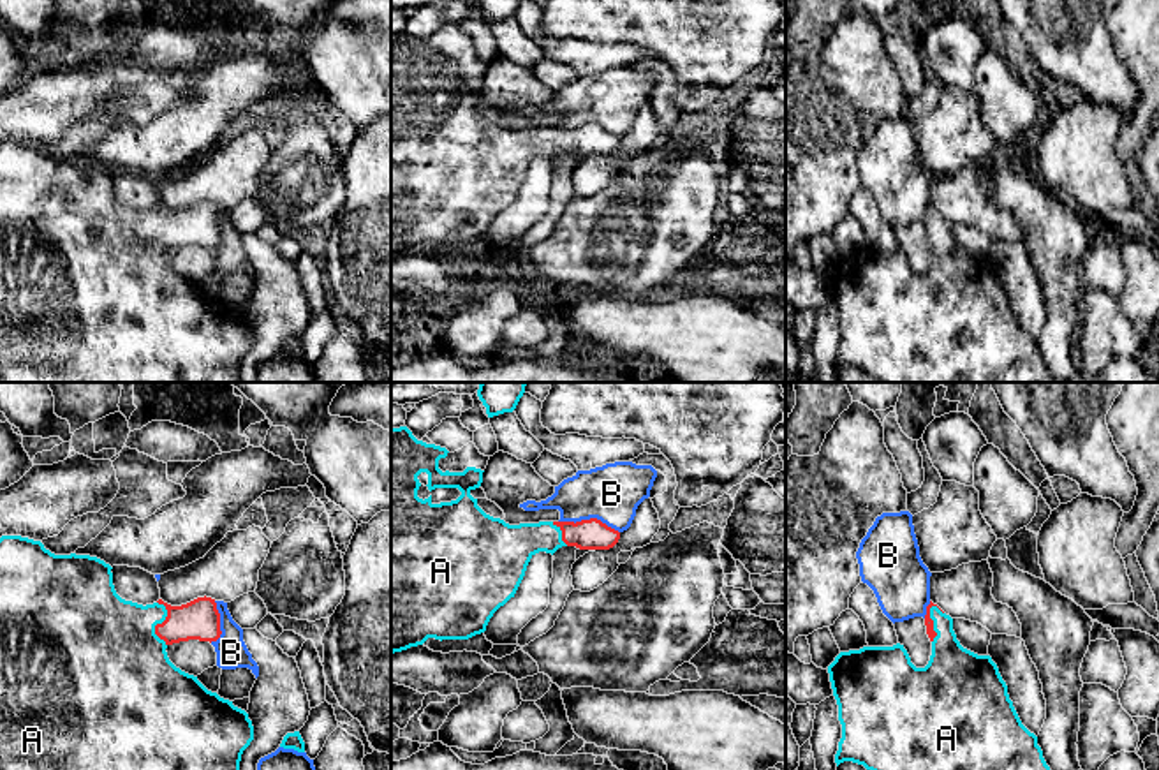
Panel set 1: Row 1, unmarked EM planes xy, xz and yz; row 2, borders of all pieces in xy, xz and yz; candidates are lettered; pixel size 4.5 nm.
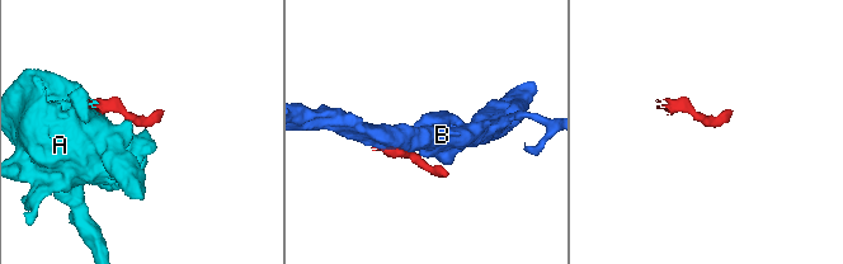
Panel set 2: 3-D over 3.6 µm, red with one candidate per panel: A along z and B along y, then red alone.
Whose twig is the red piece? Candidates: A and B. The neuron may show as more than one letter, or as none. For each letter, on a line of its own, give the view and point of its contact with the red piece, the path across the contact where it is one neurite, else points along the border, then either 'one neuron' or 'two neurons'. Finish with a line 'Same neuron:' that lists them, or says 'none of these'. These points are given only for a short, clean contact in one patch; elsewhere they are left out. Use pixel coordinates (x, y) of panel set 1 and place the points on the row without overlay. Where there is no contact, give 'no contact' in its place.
A: xy (159, 229) | across xy (199, 224), (159, 229), (110, 252) | one neuron
B: xz (589, 125) | two neurons
Same neuron: A

